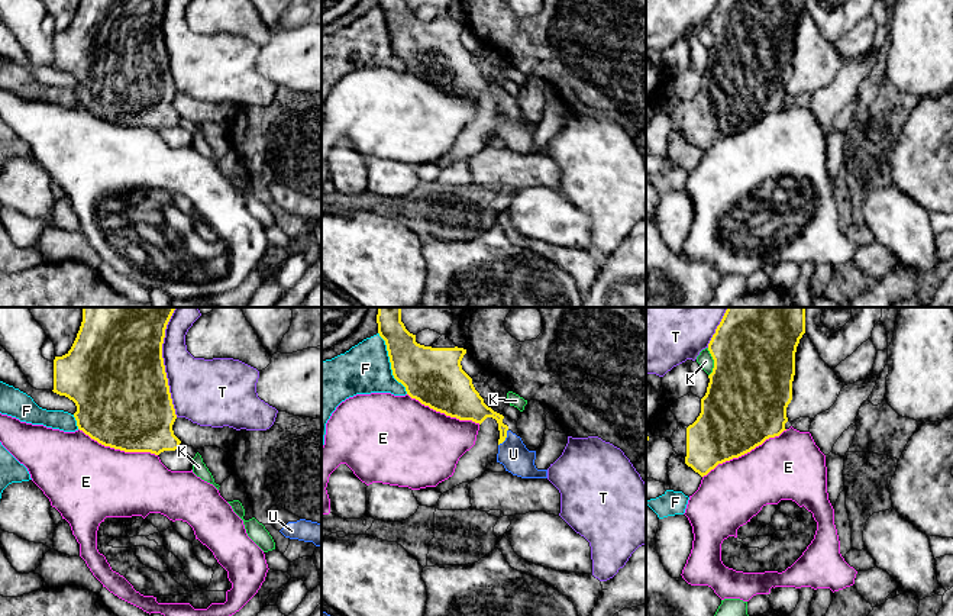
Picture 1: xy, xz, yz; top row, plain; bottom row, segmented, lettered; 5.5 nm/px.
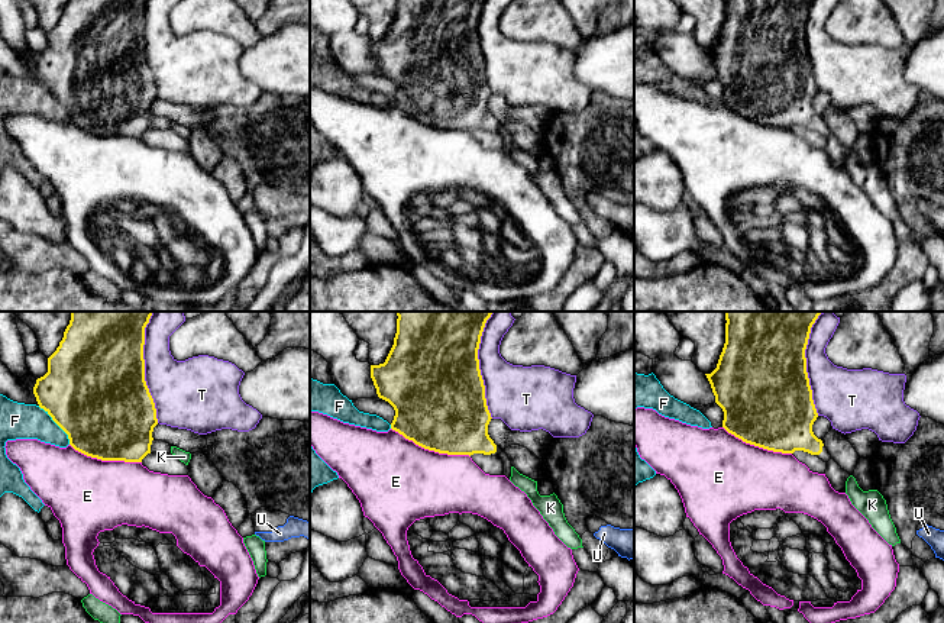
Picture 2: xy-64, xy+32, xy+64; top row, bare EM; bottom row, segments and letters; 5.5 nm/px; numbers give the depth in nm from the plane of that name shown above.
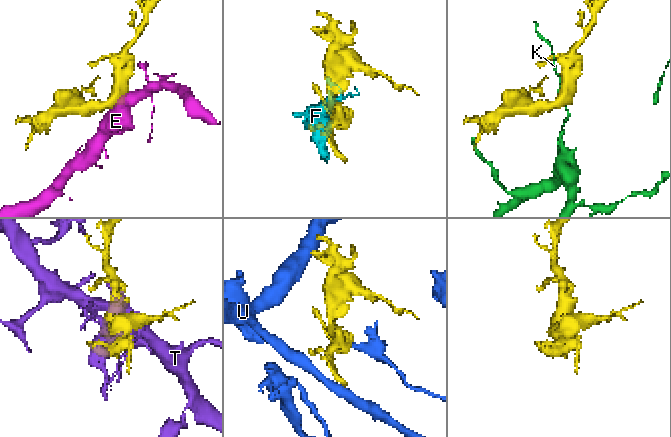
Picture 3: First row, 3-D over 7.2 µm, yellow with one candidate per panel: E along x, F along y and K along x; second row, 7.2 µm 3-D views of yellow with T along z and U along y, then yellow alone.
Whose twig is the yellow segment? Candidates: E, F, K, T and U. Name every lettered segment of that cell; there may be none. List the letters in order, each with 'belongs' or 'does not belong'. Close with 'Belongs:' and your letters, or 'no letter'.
E: does not belong
F: does not belong
K: does not belong
T: does not belong
U: belongs
Belongs: U

